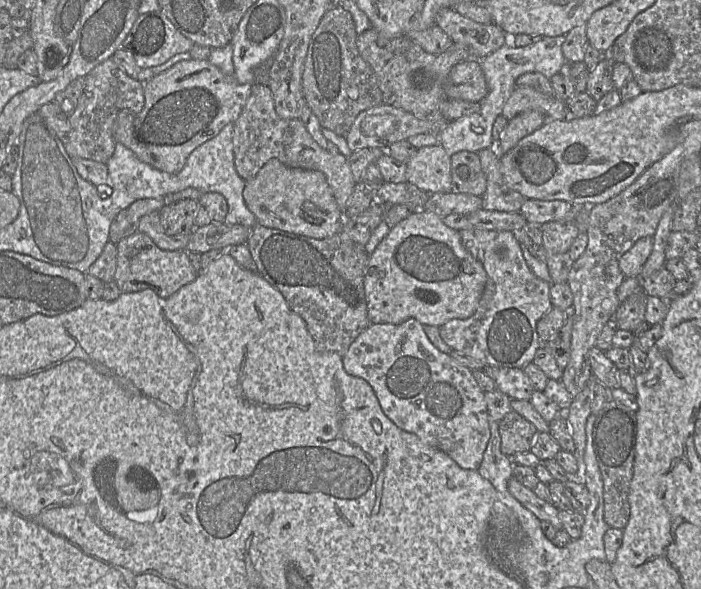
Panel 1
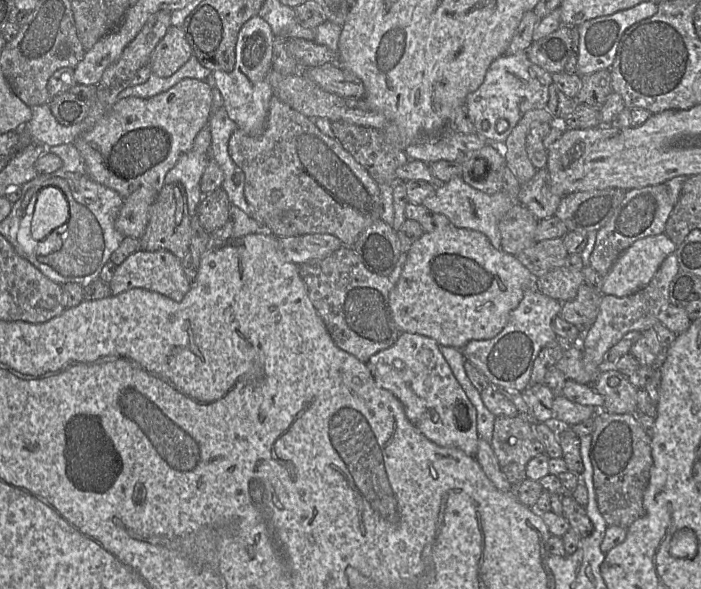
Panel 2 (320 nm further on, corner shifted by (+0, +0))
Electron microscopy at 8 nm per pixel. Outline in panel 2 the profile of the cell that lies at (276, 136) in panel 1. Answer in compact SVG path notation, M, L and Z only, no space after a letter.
M274 95L269 103L265 131L259 136L252 136L238 128L229 139L228 151L245 175L244 195L252 208L251 217L263 227L267 215L290 211L294 214L296 236L329 234L338 238L343 245L353 247L360 233L381 219L379 185L368 171L335 138L324 135L309 117Z

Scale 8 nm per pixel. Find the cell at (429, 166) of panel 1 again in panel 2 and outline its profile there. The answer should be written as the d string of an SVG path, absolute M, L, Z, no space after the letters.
M454 177L444 183L443 186L437 188L434 195L424 199L422 205L433 212L444 215L451 224L458 228L471 229L483 233L494 248L502 249L498 224L514 203L503 190L488 195L468 185L463 181L462 177Z

